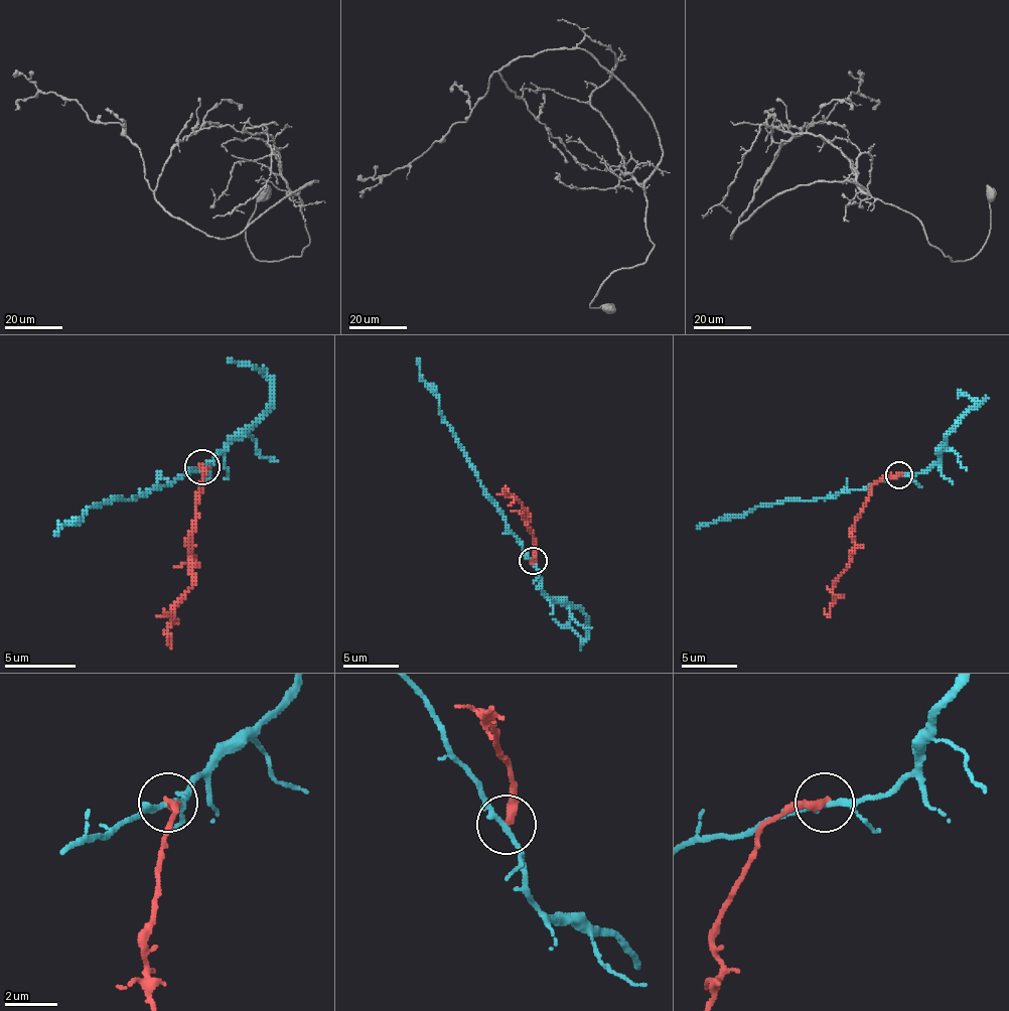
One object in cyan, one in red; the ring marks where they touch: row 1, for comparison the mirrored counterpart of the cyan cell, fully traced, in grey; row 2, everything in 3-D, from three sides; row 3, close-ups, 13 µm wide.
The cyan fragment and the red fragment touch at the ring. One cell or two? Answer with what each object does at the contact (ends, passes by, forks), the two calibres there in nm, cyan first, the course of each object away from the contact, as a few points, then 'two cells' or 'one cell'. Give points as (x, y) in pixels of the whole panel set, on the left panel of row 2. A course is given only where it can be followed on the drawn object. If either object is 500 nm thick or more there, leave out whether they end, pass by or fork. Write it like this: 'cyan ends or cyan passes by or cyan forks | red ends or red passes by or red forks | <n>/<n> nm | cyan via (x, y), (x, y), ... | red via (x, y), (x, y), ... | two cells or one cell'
cyan passes by | red ends | 200/340 nm | cyan via (202, 468), (143, 496), (94, 503), (83, 518), (61, 525), (54, 535) | red via (202, 468), (192, 528), (192, 584), (174, 609), (167, 634), (171, 644), (167, 637) | two cells

